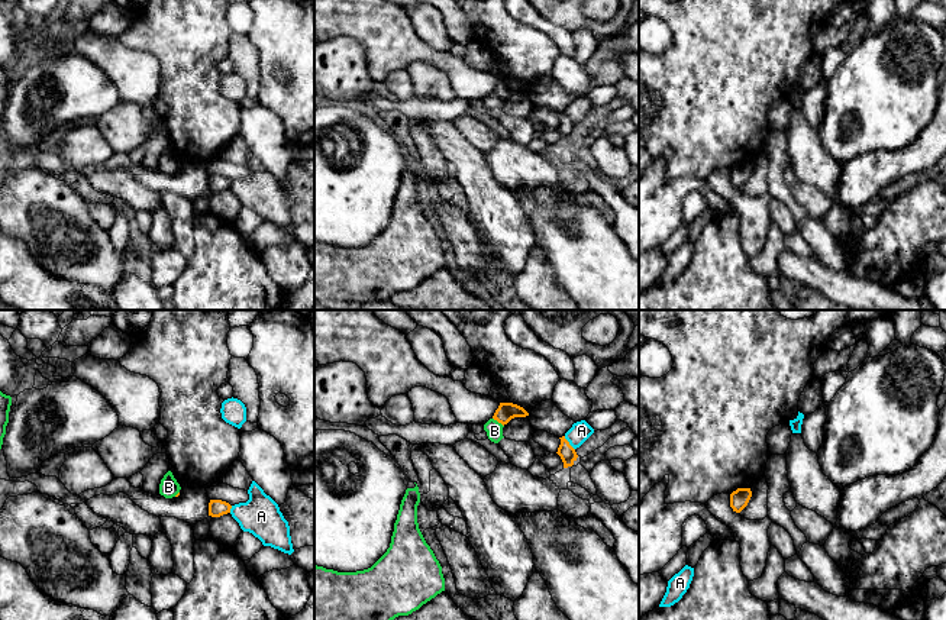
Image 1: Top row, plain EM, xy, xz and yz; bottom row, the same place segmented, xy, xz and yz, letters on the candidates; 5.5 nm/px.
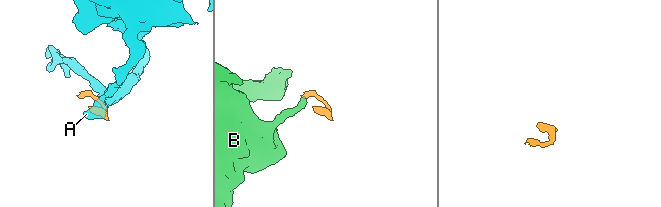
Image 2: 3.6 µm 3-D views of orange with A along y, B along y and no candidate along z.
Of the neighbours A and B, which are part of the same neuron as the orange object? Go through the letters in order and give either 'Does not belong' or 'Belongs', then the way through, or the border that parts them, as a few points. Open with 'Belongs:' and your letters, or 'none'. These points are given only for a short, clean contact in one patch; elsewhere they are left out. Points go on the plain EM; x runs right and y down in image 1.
Belongs: none
A: Does not belong
B: Does not belong. Boundary: xz (493, 93), (503, 102)

